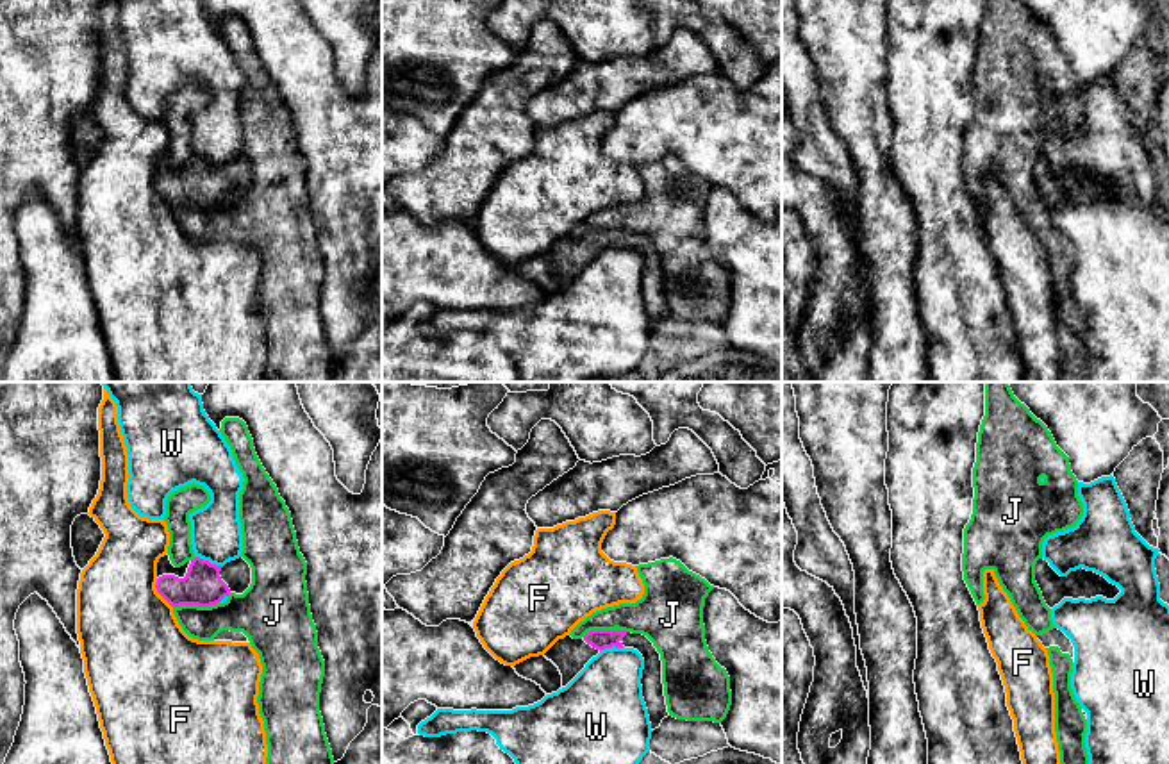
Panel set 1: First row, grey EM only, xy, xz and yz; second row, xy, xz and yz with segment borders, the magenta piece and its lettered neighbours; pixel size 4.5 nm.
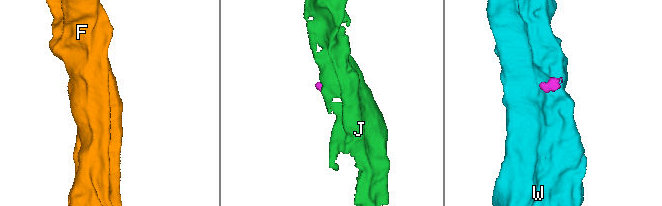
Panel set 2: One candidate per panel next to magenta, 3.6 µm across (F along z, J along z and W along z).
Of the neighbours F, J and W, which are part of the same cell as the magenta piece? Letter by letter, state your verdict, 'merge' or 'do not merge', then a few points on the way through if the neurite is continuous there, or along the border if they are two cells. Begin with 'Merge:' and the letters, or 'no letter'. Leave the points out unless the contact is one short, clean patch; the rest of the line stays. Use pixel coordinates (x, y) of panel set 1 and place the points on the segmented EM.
Merge: no letter
F: do not merge; border along xy (156, 579), (156, 589), (174, 607)
J: do not merge; border along xy (218, 602), (209, 606), (177, 606), (174, 609)
W: do not merge; border along xy (195, 556), (222, 566)

